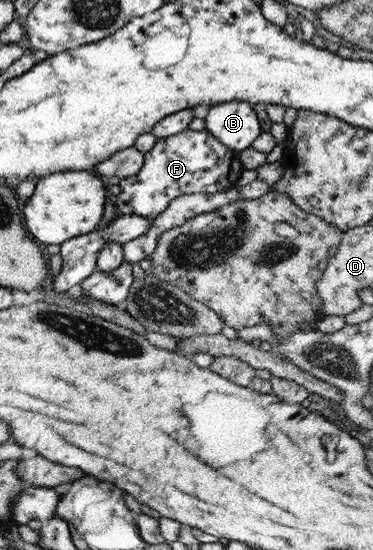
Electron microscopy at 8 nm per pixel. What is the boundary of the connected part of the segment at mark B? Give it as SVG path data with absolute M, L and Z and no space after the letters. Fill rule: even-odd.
M246 102L213 104L203 120L206 132L236 152L248 148L261 132L252 105Z

